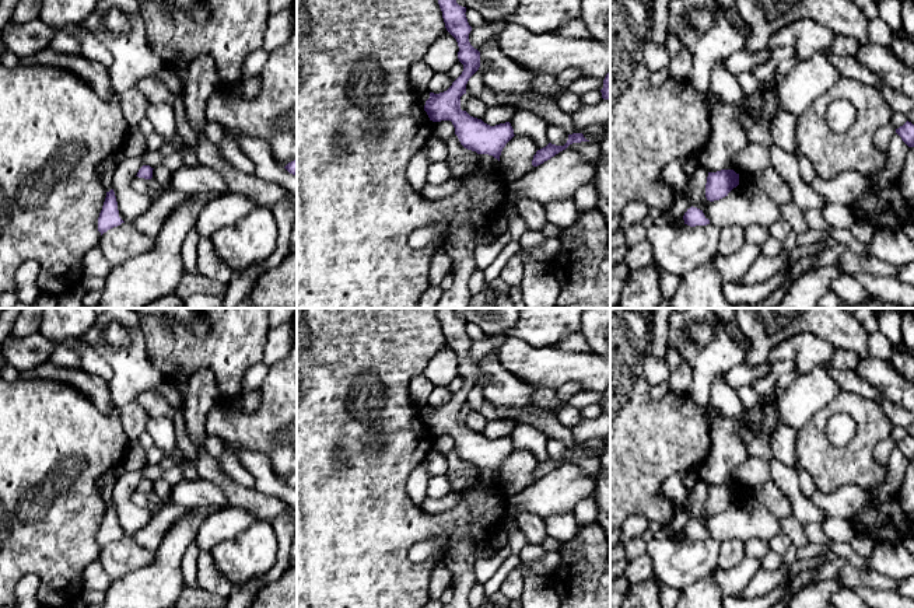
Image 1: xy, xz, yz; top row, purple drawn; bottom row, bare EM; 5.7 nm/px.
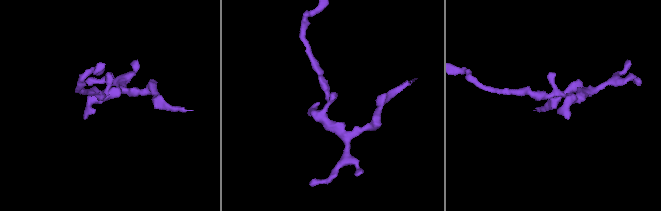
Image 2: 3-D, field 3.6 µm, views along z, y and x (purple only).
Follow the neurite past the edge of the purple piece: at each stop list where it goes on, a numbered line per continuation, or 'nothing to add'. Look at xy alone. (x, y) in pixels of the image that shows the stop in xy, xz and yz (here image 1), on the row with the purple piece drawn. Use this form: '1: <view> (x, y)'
nothing to add

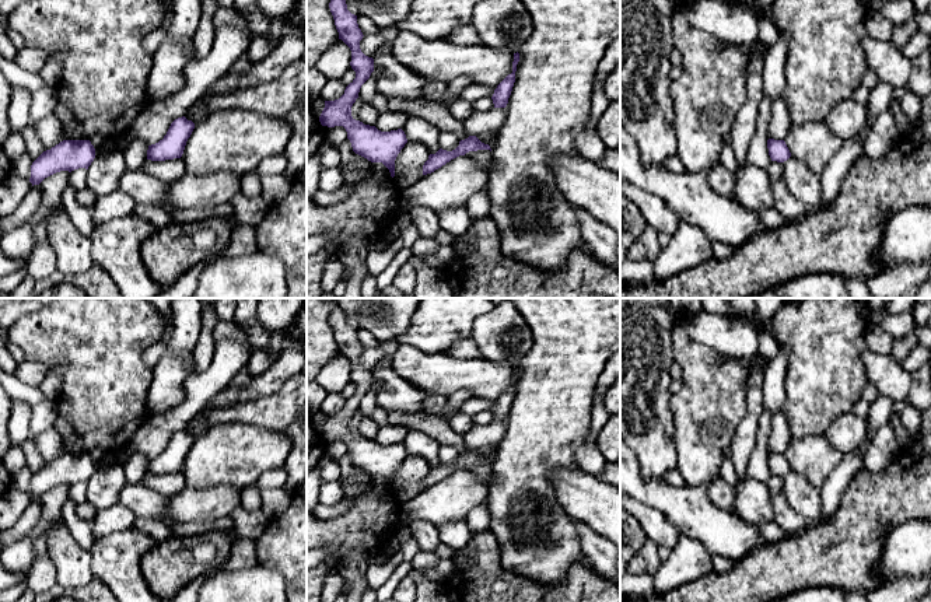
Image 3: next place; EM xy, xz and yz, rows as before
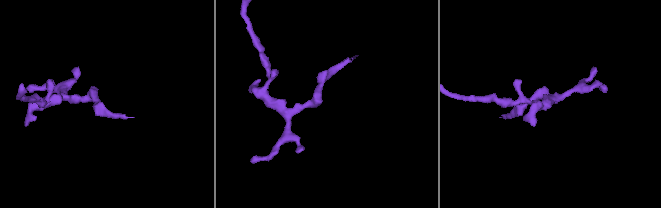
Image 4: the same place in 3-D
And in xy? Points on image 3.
nothing to add

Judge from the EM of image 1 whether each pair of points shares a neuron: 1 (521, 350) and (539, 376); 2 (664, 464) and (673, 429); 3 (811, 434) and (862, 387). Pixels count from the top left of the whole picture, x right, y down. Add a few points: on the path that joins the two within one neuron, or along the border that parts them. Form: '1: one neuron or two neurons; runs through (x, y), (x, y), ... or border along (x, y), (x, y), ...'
1: one neuron; runs through (522, 356), (536, 370)
2: one neuron; runs through (664, 456), (664, 440), (666, 437)
3: two neurons; border along (843, 388), (871, 399), (883, 411)

